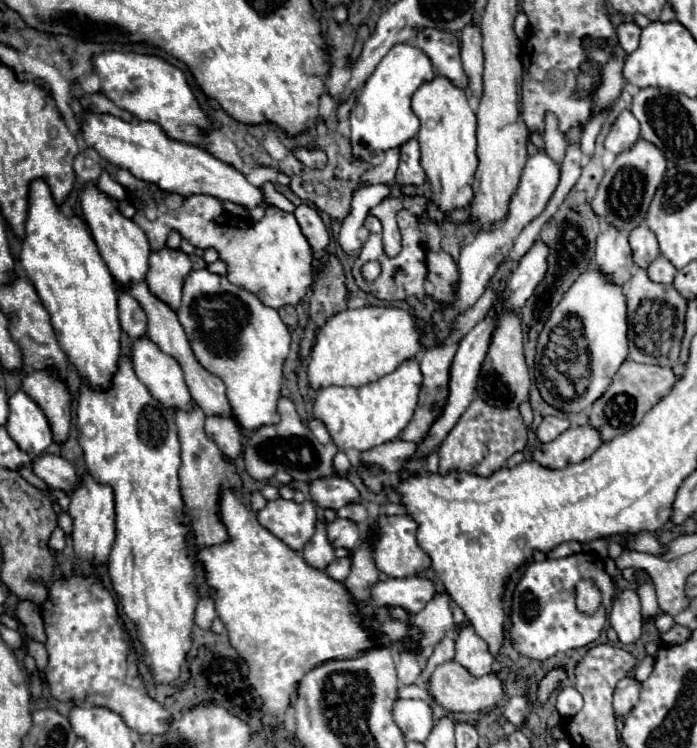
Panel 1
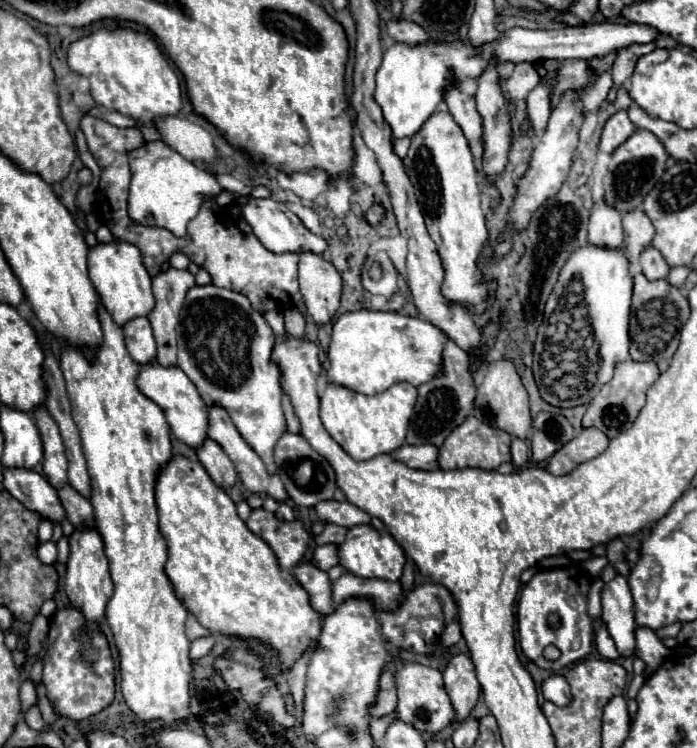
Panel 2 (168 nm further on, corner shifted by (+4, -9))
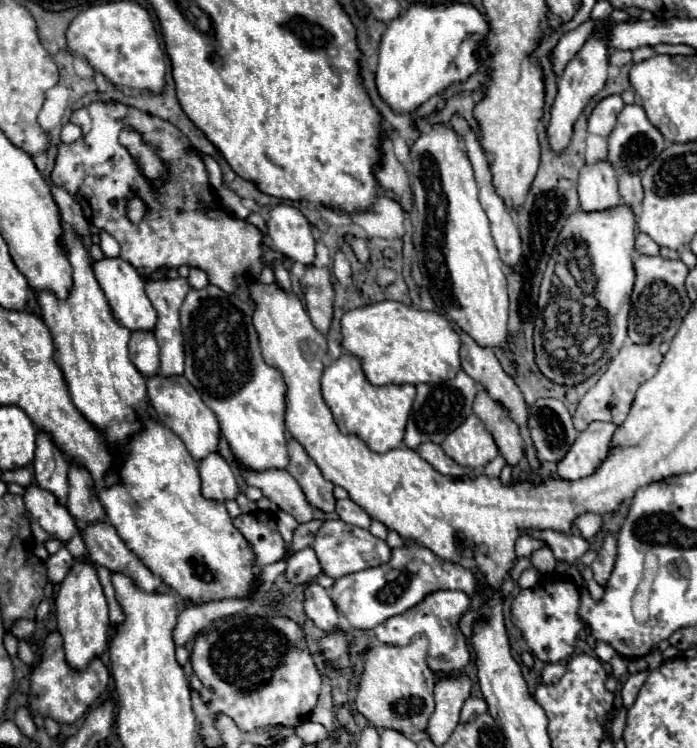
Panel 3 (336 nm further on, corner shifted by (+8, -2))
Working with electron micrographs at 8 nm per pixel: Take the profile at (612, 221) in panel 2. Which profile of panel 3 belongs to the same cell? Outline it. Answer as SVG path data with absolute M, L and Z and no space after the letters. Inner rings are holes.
M608 159L586 163L578 177L580 207L584 211L602 211L622 203L618 193L618 175Z

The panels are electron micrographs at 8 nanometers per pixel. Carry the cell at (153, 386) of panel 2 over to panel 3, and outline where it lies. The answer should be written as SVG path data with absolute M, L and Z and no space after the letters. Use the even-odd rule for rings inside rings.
M148 377L148 399L154 411L158 413L160 421L170 427L186 445L194 461L202 461L210 453L218 453L218 441L220 441L220 427L216 415L202 403L198 391L188 383L184 377Z

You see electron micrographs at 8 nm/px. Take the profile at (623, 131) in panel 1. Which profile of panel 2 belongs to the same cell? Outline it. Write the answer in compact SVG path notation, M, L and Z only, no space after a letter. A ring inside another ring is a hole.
M624 110L616 112L604 126L600 150L612 154L612 150L616 150L616 146L620 146L620 142L624 142L624 138L632 136L632 130L636 130L636 126L630 122L628 114Z

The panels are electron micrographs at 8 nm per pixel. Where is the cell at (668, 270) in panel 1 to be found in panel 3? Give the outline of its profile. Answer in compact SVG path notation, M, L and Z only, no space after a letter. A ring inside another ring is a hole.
M638 233L638 235L636 235L636 251L642 253L642 255L658 255L660 247L658 247L648 235Z

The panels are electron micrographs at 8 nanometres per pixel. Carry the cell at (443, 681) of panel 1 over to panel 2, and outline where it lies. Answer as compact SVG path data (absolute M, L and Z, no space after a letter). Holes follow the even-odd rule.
M404 662L396 672L396 684L398 684L396 714L400 720L412 724L420 732L440 732L442 728L452 726L456 722L456 710L452 710L452 702L444 690L440 670L422 666L418 662Z

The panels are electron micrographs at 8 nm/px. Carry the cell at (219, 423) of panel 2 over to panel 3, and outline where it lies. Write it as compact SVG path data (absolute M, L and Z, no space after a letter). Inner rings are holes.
M220 439L220 455L230 463L236 465L242 471L242 477L246 479L248 485L254 485L258 489L262 489L262 493L276 503L282 511L290 513L298 523L308 523L314 519L312 513L312 505L306 501L306 495L302 491L302 487L296 483L296 479L292 479L292 475L288 471L280 471L280 469L272 469L272 471L264 471L264 473L256 473L256 471L248 471L244 467L240 467L232 453L230 447L224 439Z

